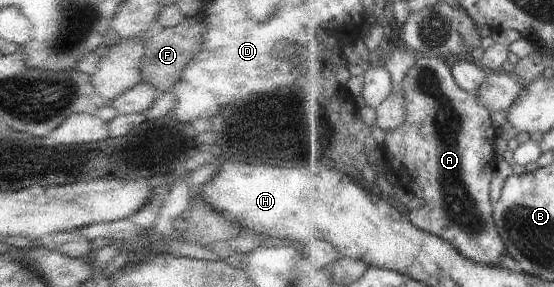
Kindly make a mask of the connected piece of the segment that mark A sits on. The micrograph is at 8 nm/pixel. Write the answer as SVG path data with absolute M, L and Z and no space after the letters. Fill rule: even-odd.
M438 56L419 57L404 82L408 100L407 120L399 128L386 131L382 148L384 152L389 152L399 178L415 191L417 203L408 213L415 226L448 240L455 250L460 250L473 262L503 267L501 258L509 250L495 222L496 206L491 200L491 182L498 163L497 137L501 130L495 127L491 110L479 102L478 93L469 92L457 84L452 65Z

